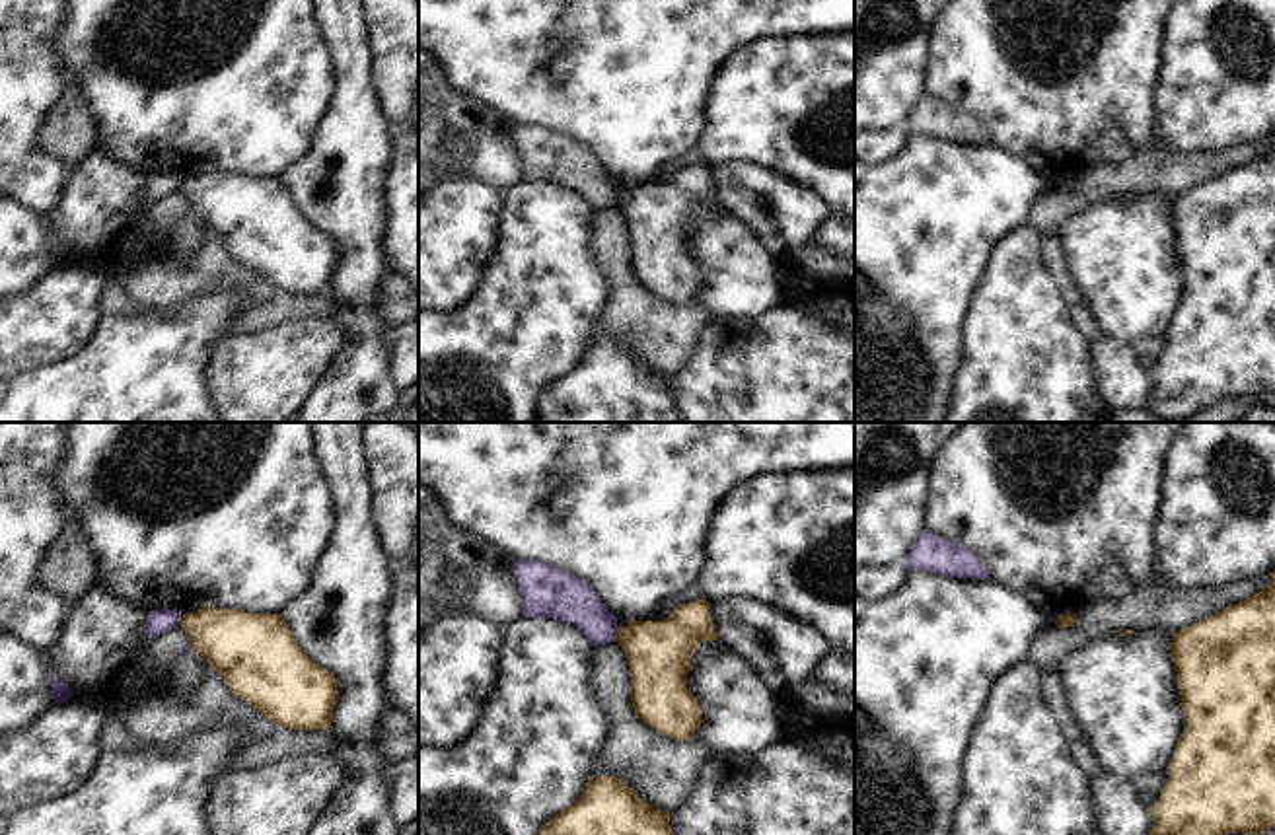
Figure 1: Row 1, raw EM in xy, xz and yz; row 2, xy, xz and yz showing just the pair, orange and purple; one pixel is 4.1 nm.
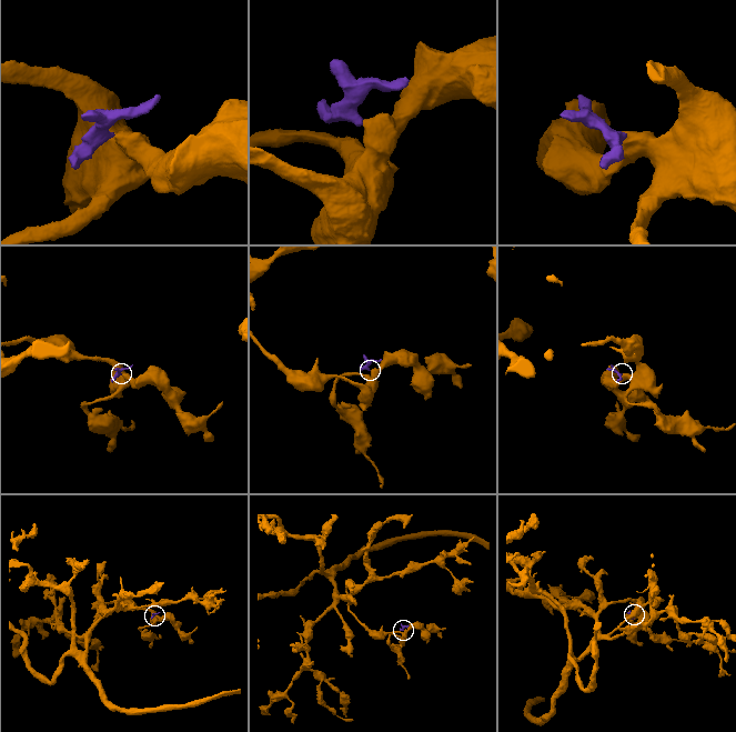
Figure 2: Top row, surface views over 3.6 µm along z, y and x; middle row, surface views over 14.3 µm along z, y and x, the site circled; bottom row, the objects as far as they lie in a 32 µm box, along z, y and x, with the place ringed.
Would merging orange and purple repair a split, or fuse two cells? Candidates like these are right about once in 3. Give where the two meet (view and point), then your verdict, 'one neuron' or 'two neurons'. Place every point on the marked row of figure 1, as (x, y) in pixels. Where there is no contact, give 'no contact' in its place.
xz (618, 635) | two neurons

